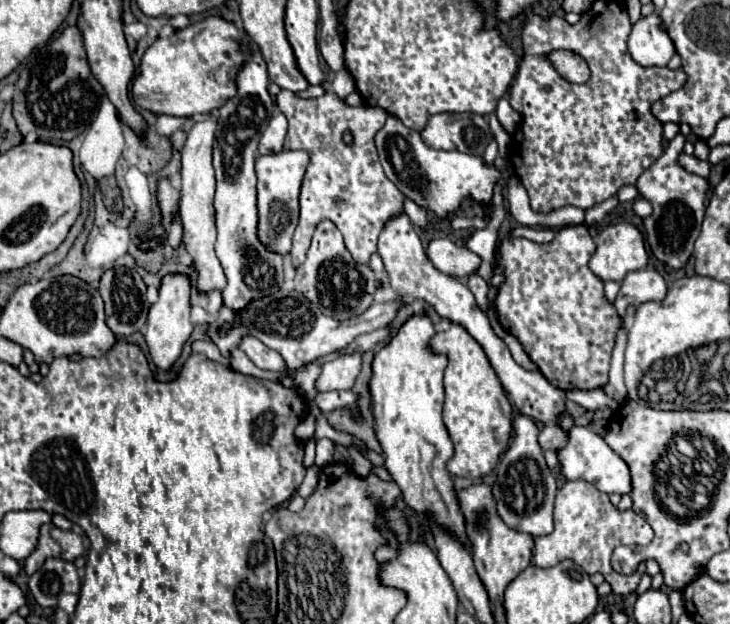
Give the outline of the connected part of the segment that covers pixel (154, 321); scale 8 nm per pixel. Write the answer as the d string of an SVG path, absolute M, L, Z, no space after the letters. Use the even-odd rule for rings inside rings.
M167 275L167 277L163 277L161 289L159 289L159 301L155 305L151 305L151 309L149 309L145 343L149 347L149 355L159 371L169 371L175 365L187 339L193 333L194 325L189 319L189 309L191 309L189 291L191 291L191 283L189 283L187 275Z

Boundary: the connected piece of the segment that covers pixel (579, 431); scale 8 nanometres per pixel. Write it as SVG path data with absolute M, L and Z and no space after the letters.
M571 427L569 429L569 441L567 445L557 453L561 475L567 481L587 481L593 483L603 493L619 493L625 495L631 491L631 475L627 463L599 437L587 427Z

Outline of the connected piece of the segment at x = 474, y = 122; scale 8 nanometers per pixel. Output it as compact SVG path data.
M437 113L427 121L421 139L433 149L481 155L491 141L491 129L483 115Z

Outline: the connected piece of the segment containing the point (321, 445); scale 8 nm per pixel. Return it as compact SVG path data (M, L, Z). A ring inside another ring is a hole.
M322 438L316 442L315 464L318 467L324 467L333 462L333 452L335 444L327 439Z

